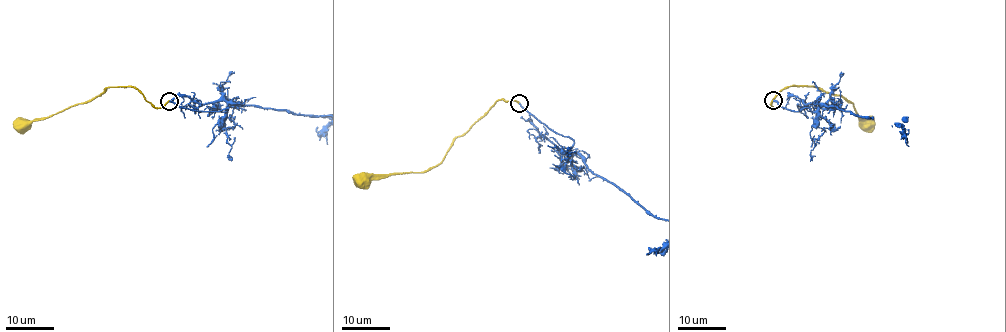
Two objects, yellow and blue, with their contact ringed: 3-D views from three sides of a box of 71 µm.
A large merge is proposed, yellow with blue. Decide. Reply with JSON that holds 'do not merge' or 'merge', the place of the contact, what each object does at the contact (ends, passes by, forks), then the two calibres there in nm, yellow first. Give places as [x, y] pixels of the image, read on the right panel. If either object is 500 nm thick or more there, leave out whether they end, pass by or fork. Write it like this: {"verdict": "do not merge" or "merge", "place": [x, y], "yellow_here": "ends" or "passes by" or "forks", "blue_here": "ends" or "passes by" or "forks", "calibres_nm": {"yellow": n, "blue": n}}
{"verdict": "merge", "place": [773, 100], "yellow_here": "ends", "blue_here": "ends", "calibres_nm": {"yellow": 240, "blue": 200}}

